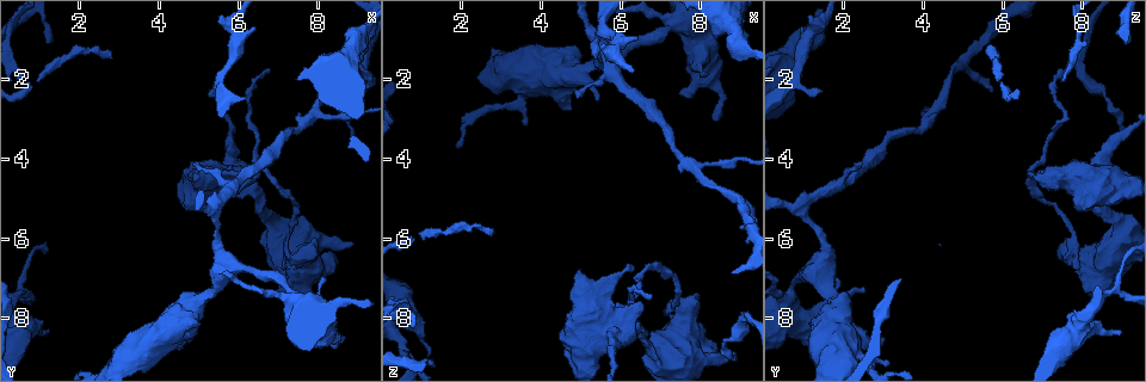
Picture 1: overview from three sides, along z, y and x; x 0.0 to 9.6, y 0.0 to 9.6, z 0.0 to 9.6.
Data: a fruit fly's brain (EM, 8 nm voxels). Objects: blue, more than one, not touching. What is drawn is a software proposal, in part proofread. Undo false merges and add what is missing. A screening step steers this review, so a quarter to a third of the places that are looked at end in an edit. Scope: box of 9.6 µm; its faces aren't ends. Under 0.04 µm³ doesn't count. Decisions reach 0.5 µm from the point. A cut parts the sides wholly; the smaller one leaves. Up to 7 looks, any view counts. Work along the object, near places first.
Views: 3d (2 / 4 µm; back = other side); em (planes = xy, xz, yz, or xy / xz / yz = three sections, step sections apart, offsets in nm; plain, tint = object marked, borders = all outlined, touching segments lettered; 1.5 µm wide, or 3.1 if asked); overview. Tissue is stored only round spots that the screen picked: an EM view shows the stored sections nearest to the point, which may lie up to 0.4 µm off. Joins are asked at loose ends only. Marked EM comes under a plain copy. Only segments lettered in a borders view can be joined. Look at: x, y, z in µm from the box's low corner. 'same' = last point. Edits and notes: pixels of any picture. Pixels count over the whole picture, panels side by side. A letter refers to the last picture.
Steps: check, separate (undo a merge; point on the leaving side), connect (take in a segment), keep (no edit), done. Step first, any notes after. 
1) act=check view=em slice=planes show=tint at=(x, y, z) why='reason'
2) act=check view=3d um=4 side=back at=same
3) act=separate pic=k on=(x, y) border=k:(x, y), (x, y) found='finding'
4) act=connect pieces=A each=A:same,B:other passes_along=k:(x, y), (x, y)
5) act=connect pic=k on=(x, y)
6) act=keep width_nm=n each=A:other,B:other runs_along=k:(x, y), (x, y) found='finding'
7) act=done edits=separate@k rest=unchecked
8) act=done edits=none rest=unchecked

act=check view=em slice=xy step=4 show=borders at=(5.05, 4.50, 6.80) why='branch stops here'

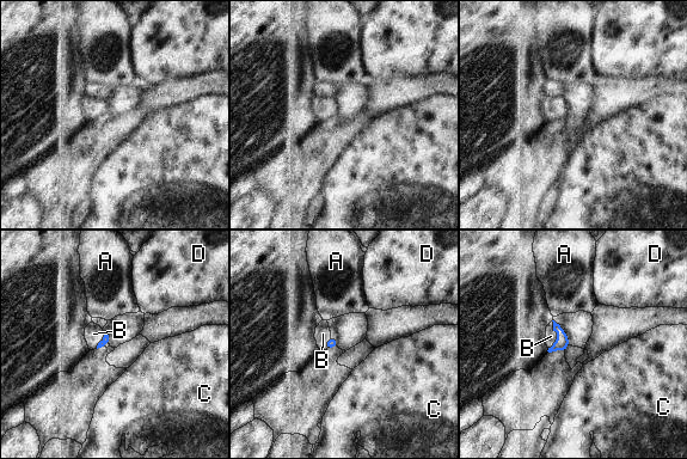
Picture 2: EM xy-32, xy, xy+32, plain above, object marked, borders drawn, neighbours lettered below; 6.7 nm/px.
act=check view=em slice=planes show=borders at=same why='cut it another way'

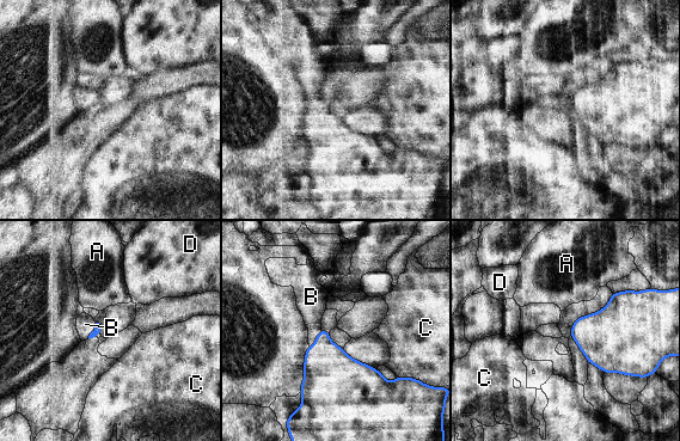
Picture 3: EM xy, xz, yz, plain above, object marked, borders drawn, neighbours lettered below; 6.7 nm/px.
act=connect pieces=B each=A:other,B:same,C:other,D:other passes_along=3:(329, 373), (316, 338), (312, 301) found='the neuron continues'

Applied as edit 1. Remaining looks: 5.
act=check view=3d um=4 at=(8.40, 8.50, 3.00) why='an open end'

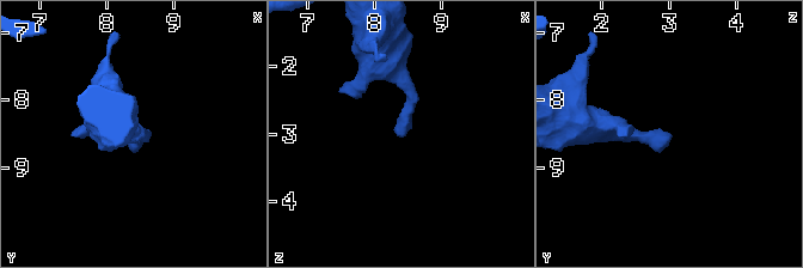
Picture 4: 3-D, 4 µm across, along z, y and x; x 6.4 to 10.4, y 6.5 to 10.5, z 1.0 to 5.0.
act=check view=em slice=yz step=4 show=borders at=(8.35, 8.50, 3.05)

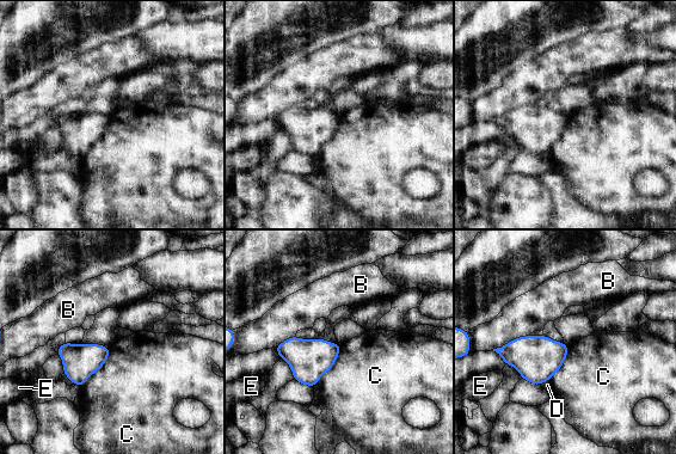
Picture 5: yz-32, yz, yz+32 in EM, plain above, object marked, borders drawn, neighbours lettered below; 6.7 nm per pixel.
act=check view=em slice=xy step=4 show=borders at=same

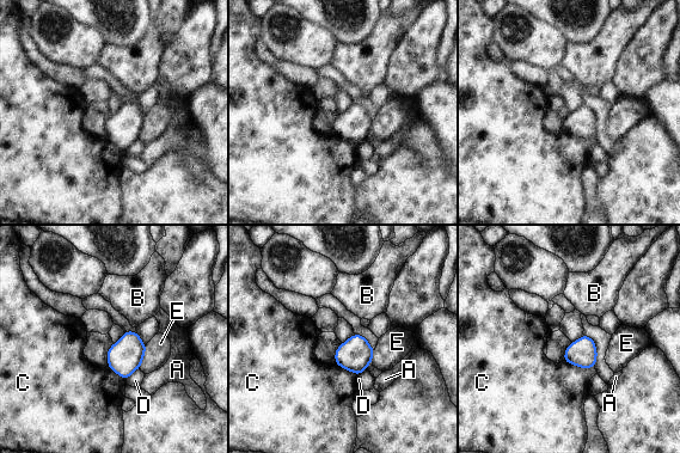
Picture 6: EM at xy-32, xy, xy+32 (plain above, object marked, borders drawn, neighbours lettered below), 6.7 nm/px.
act=keep each=A:other,B:other,C:other,D:other,E:other border=6:(564, 360), (581, 367), (594, 367) found='no lettered segment goes on from it'

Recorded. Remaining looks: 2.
act=done edits=connect@3 rest=unchecked

